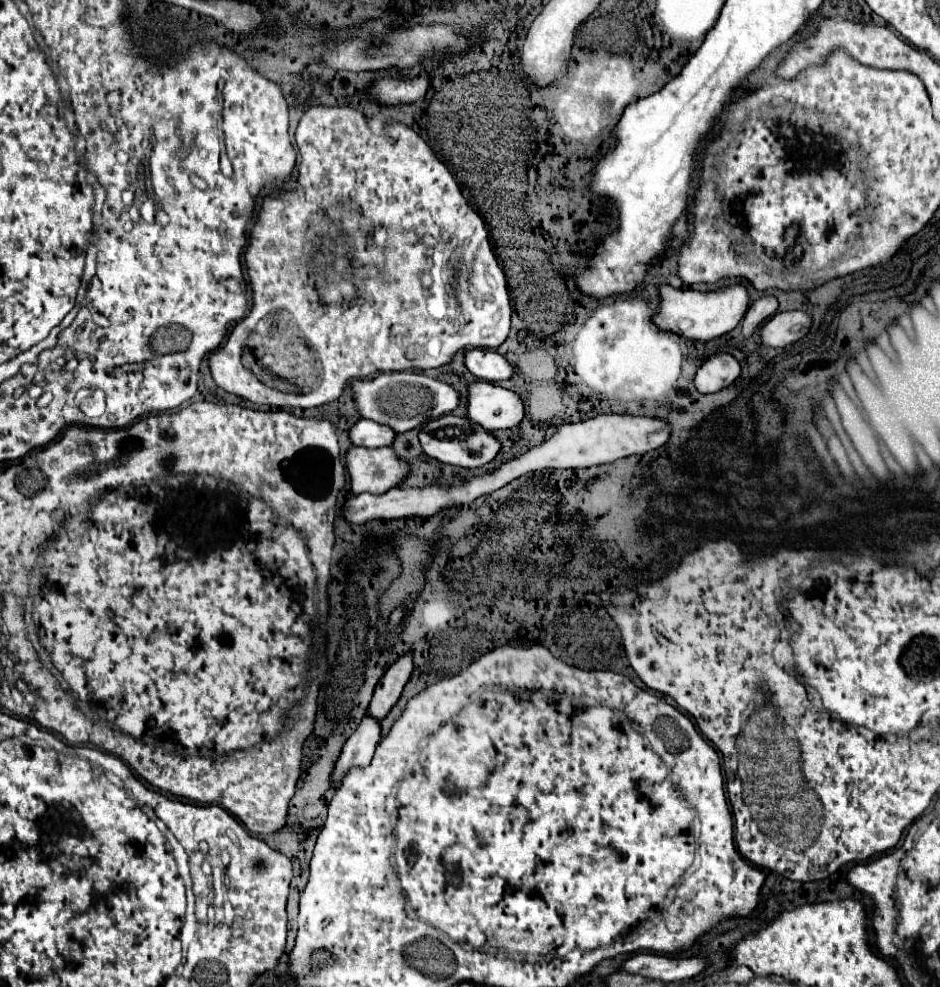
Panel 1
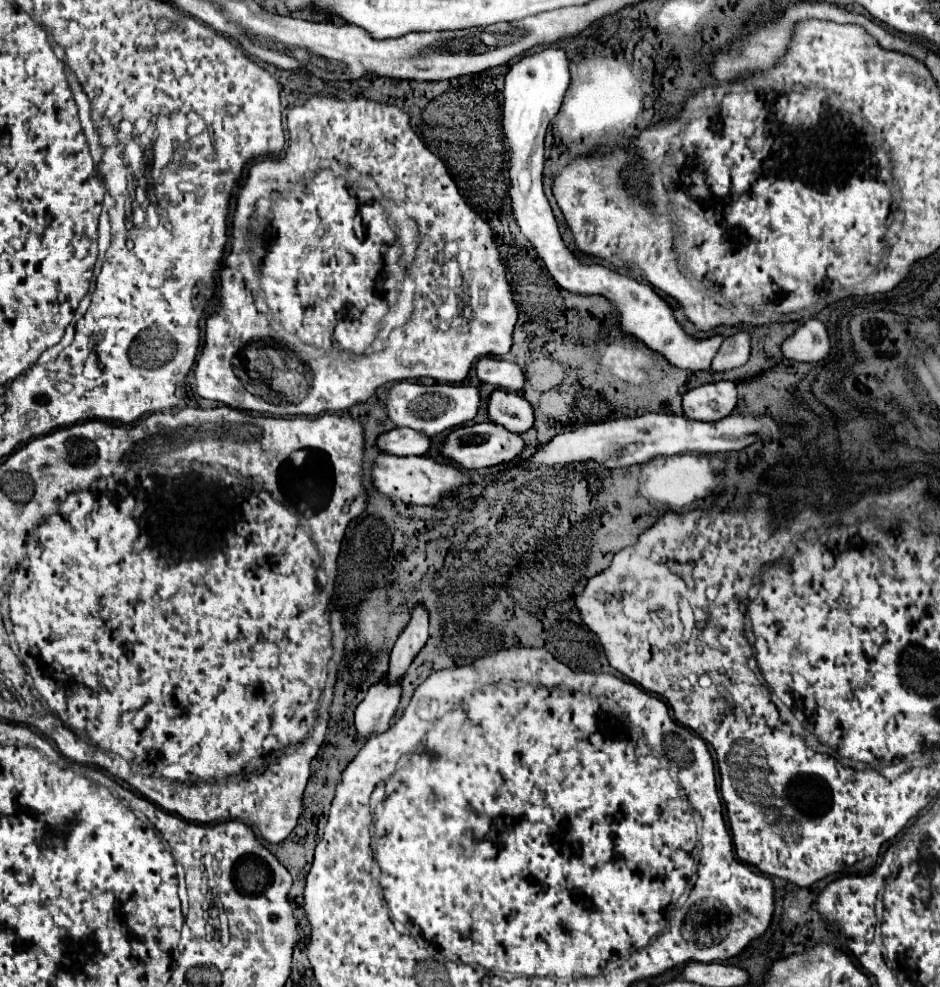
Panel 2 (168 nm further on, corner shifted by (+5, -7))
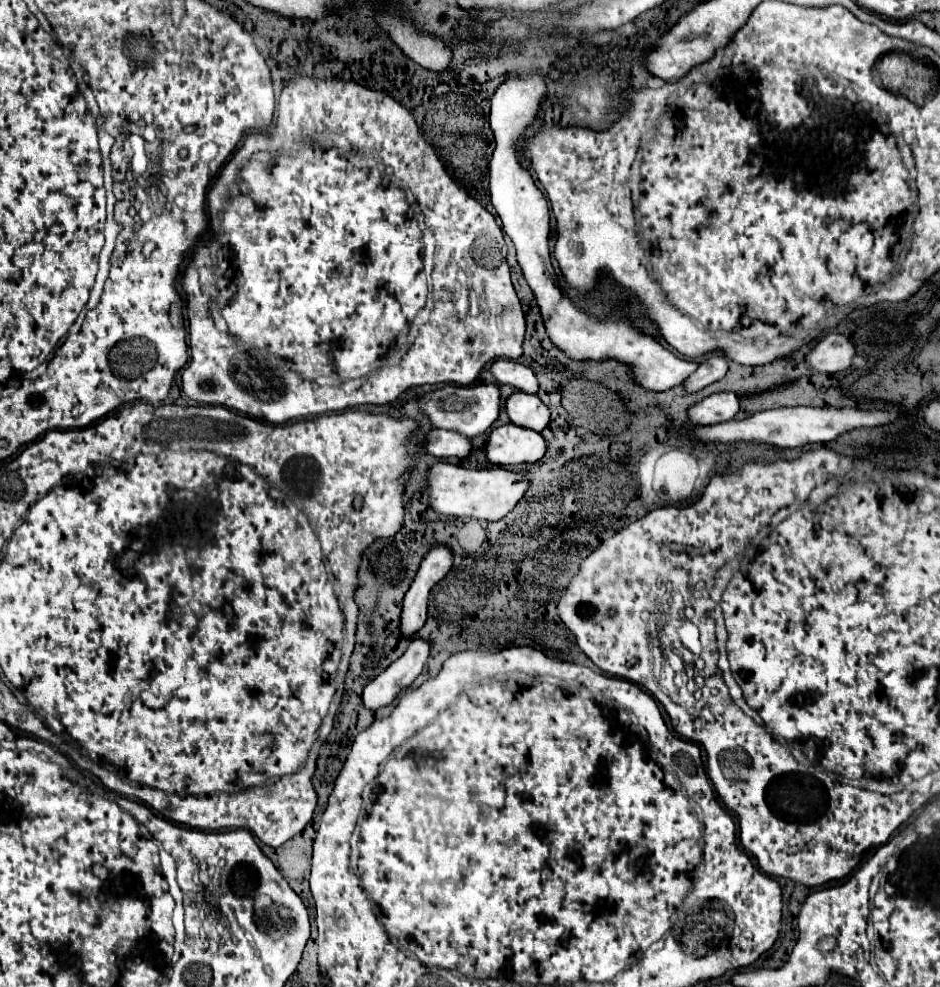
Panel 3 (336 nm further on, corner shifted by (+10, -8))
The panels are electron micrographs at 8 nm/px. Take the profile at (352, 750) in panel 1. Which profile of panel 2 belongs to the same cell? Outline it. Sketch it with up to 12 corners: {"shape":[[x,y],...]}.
{"shape":[[400,682],[374,684],[356,708],[356,736],[366,742],[390,728]]}

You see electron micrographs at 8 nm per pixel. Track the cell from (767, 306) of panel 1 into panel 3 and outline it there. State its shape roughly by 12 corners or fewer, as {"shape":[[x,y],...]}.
{"shape":[[713,353],[687,377],[687,395],[723,379],[727,357]]}

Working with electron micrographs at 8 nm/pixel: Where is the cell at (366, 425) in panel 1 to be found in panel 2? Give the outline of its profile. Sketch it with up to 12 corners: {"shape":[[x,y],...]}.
{"shape":[[412,428],[376,438],[376,448],[394,456],[422,456],[430,438]]}

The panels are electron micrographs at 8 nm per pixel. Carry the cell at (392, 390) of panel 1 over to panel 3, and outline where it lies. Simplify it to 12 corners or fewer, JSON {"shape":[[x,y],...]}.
{"shape":[[497,383],[445,385],[419,405],[435,429],[467,437],[499,419]]}

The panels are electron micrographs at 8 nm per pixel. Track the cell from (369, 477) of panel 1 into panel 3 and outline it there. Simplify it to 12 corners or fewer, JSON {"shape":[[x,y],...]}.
{"shape":[[437,463],[437,513],[501,521],[529,491],[511,469]]}

